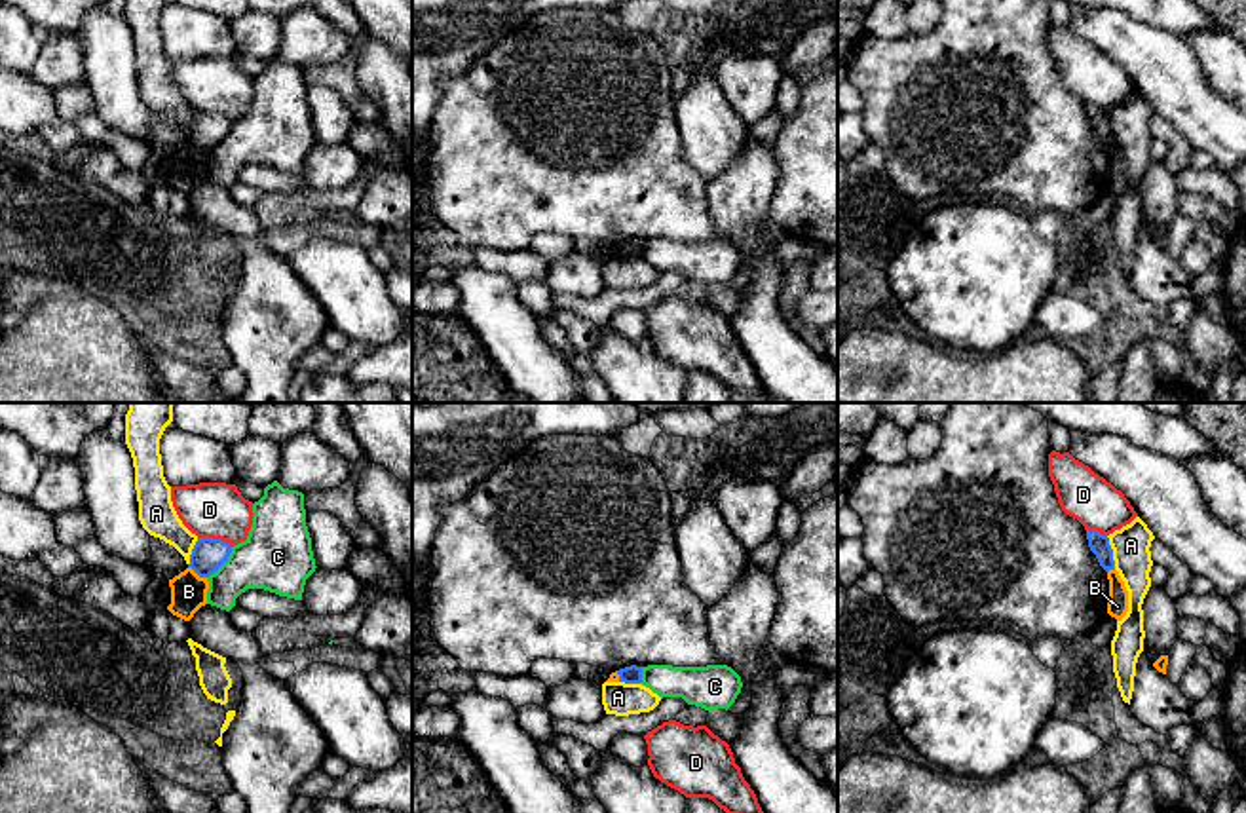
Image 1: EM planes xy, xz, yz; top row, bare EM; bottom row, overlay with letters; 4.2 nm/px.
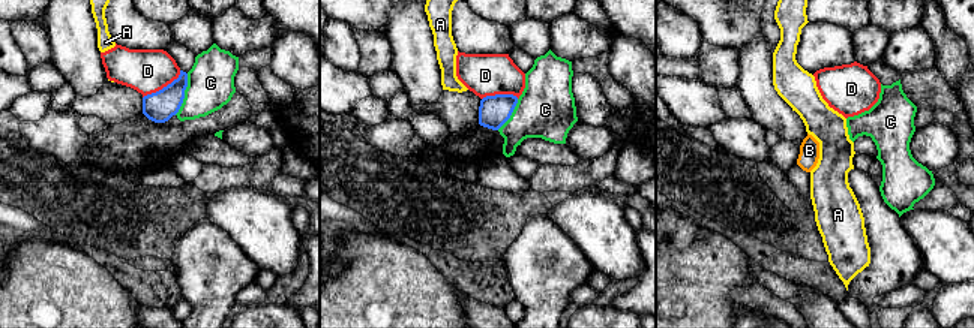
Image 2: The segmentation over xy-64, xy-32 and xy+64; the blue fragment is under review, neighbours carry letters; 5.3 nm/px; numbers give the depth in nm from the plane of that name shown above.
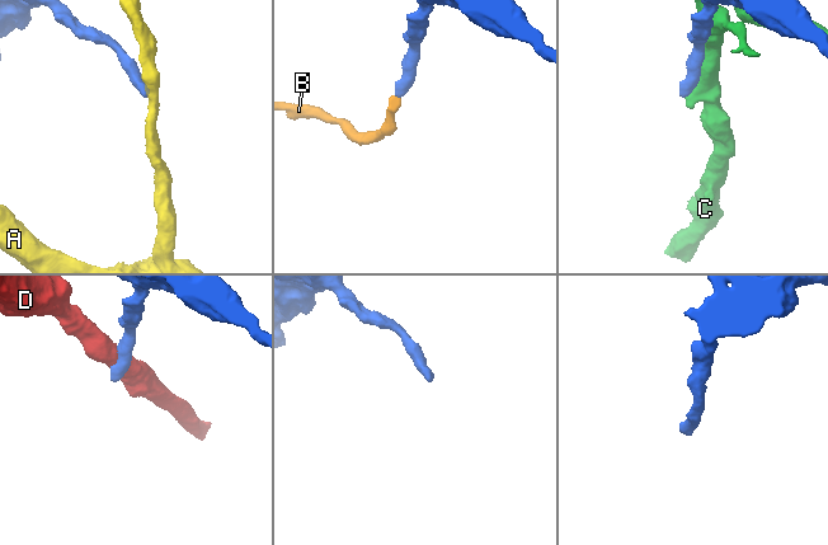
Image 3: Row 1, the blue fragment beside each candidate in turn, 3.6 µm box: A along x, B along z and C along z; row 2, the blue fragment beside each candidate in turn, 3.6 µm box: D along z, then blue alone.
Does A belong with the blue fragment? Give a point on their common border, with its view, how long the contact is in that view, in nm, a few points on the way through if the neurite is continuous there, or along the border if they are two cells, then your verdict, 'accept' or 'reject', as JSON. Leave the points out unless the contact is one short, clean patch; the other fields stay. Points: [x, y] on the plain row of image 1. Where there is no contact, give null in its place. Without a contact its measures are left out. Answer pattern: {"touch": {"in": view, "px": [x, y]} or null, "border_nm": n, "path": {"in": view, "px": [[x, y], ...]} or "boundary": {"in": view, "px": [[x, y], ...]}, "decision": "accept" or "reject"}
{"touch": {"in": "yz", "px": [1112, 128]}, "border_nm": 150, "boundary": {"in": "yz", "px": [[1106, 111], [1115, 143]]}, "decision": "reject"}

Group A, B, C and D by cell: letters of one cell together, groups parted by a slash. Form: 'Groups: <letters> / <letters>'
Groups: A / B / C / D

